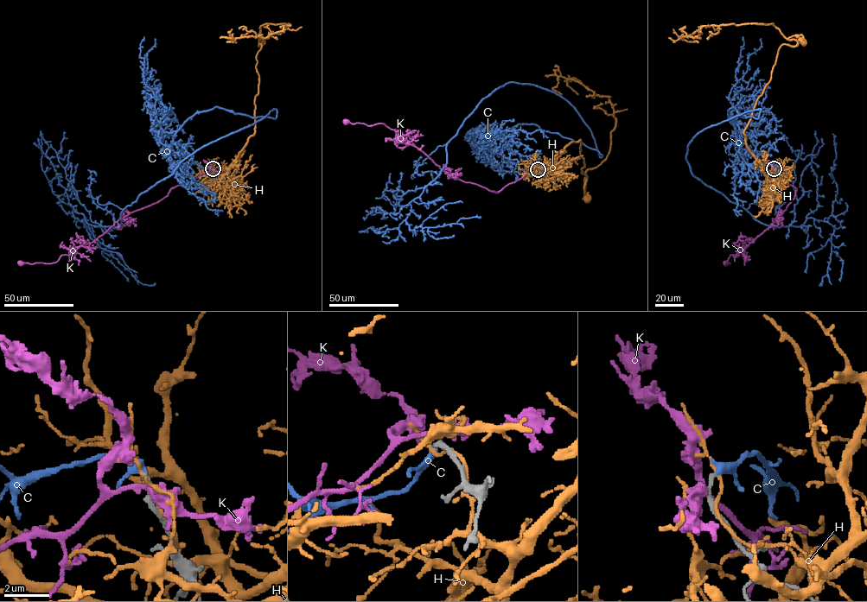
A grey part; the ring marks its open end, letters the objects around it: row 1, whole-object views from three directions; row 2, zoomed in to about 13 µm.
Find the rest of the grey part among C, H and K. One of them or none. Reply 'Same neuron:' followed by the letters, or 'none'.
Same neuron: C

